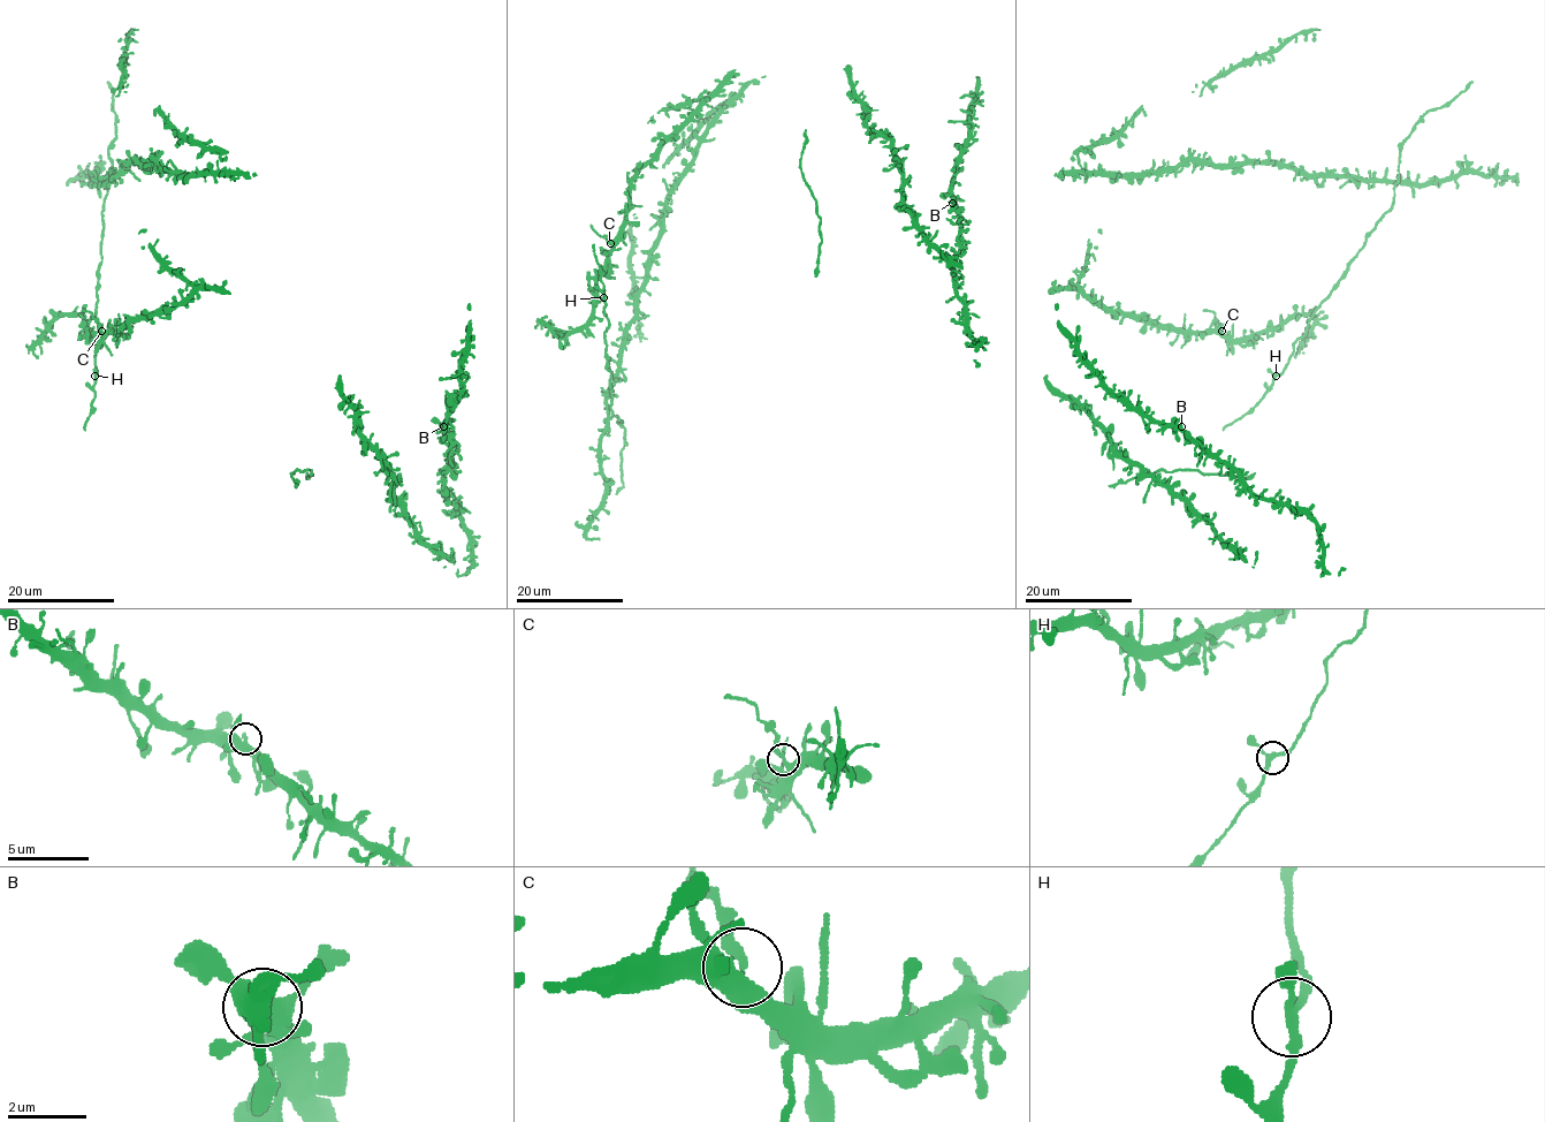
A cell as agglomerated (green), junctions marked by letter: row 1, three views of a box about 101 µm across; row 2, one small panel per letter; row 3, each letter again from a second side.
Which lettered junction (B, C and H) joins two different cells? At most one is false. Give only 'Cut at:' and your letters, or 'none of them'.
Cut at: C

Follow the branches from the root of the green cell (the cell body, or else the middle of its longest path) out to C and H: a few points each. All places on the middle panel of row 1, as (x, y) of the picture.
C: (640, 169), (630, 191), (626, 224), (609, 243)
H: (640, 169), (630, 191), (626, 224), (598, 280), (593, 316), (604, 331), (604, 297)

